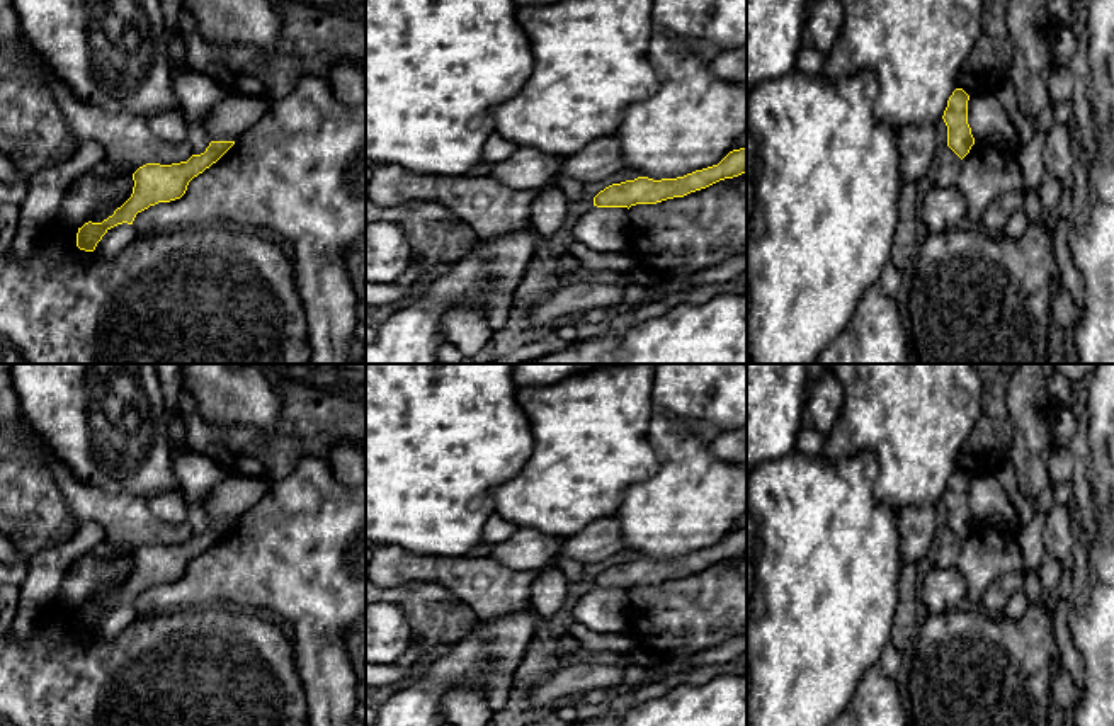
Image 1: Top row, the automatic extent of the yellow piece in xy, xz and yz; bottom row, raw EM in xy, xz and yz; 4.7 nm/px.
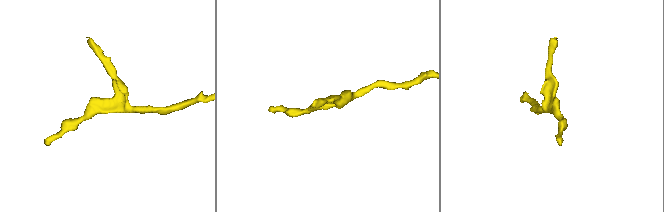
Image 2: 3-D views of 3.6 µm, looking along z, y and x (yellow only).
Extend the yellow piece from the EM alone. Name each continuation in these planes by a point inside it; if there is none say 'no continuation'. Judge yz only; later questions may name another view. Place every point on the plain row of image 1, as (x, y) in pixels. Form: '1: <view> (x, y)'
no continuation

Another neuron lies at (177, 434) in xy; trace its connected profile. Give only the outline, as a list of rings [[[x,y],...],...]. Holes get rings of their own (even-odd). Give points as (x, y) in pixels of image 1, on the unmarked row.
[[[180,411],[167,417],[168,423],[168,442],[175,447],[187,447],[187,430]]]

